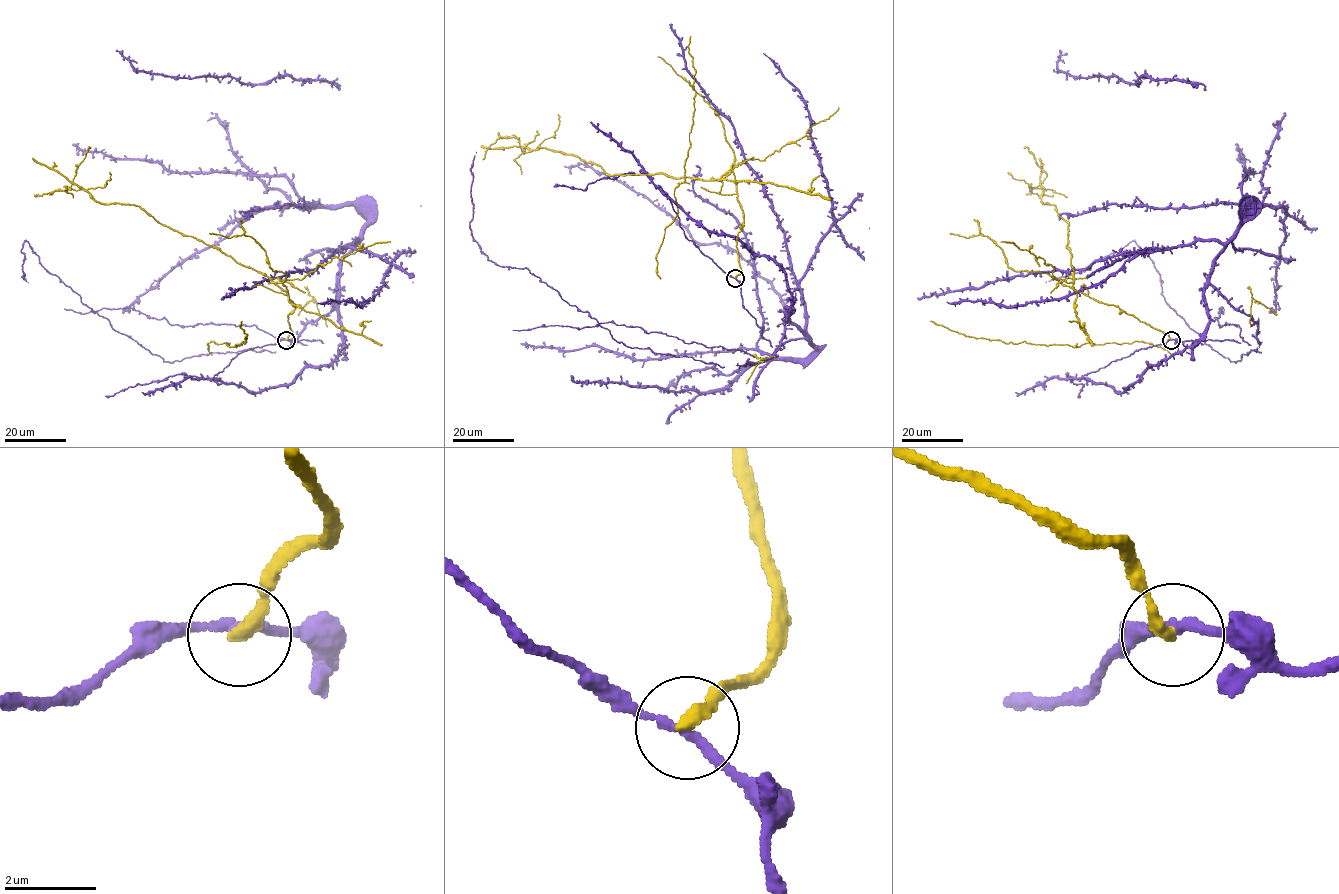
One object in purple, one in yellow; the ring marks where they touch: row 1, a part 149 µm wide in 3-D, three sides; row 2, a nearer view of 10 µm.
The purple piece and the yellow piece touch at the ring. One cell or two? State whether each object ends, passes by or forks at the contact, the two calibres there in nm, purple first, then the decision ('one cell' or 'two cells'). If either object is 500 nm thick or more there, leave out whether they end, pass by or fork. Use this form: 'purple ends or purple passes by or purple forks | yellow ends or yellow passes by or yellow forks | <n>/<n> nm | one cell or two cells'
purple passes by | yellow ends | 200/320 nm | two cells

